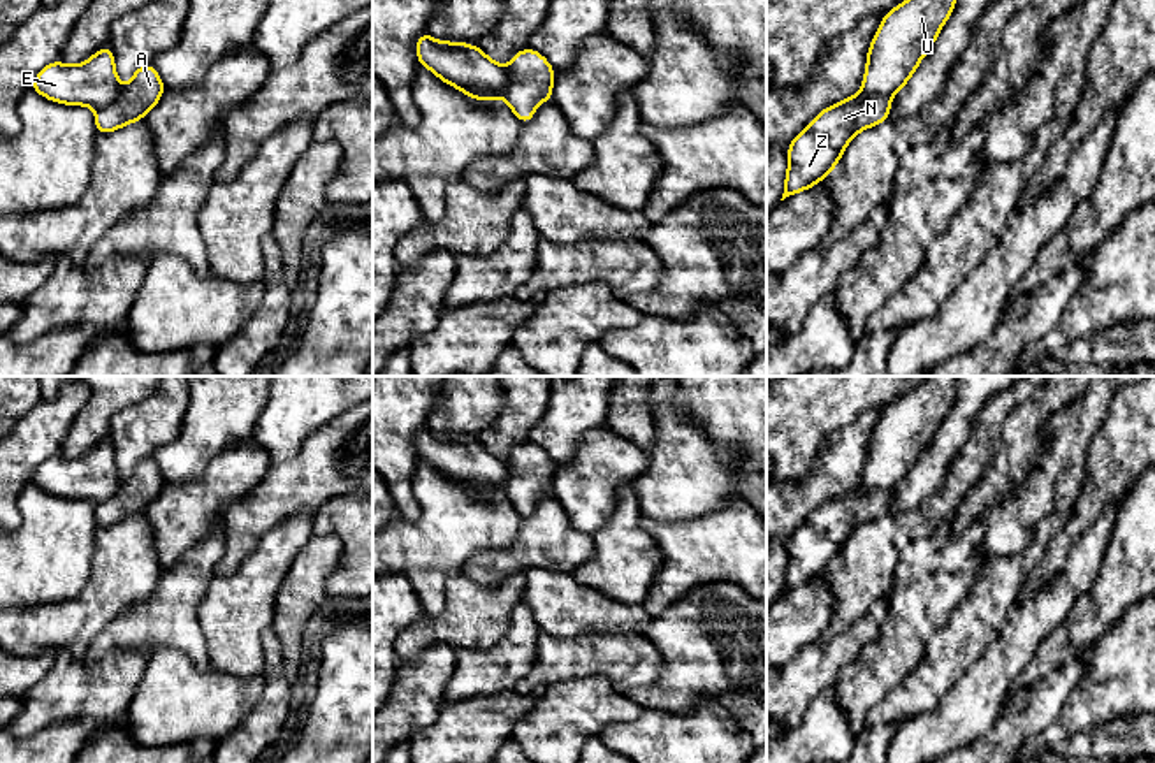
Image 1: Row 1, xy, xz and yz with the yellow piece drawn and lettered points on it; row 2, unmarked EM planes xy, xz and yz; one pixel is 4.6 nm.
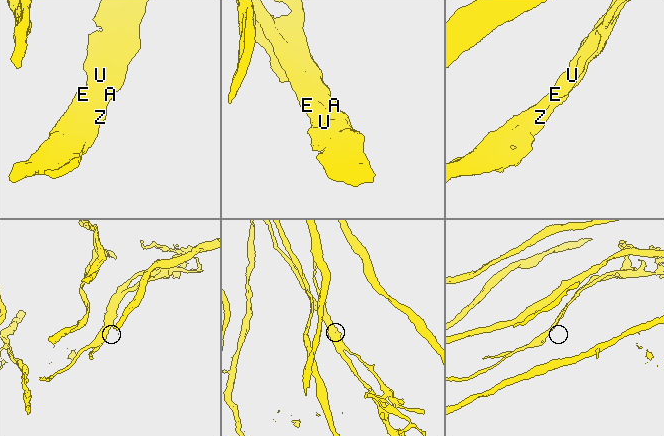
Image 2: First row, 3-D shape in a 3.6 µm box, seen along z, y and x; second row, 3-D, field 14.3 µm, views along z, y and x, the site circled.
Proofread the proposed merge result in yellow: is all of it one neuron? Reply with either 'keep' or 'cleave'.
keep

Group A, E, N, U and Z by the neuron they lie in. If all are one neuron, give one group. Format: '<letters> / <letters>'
A E N U Z

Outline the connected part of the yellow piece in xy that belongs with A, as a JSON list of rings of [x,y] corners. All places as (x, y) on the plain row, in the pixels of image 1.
[[[109,438],[79,459],[65,459],[60,454],[46,459],[35,469],[32,483],[58,498],[95,503],[98,527],[142,513],[165,485],[151,457],[139,461],[132,475],[121,480]]]

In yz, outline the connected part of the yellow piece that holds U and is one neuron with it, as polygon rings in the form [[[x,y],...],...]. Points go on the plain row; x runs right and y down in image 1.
[[[926,376],[883,410],[868,441],[860,487],[823,503],[789,536],[781,594],[821,577],[856,527],[888,515],[893,489],[907,478],[951,410],[956,380],[958,376]]]

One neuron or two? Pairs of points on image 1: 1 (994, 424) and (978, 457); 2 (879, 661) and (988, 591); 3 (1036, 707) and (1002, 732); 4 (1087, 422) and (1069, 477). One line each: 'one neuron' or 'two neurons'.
1: one neuron
2: two neurons
3: one neuron
4: one neuron

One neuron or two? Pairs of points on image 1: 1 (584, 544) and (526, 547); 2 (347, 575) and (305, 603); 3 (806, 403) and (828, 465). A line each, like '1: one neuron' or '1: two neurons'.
1: one neuron
2: two neurons
3: two neurons

